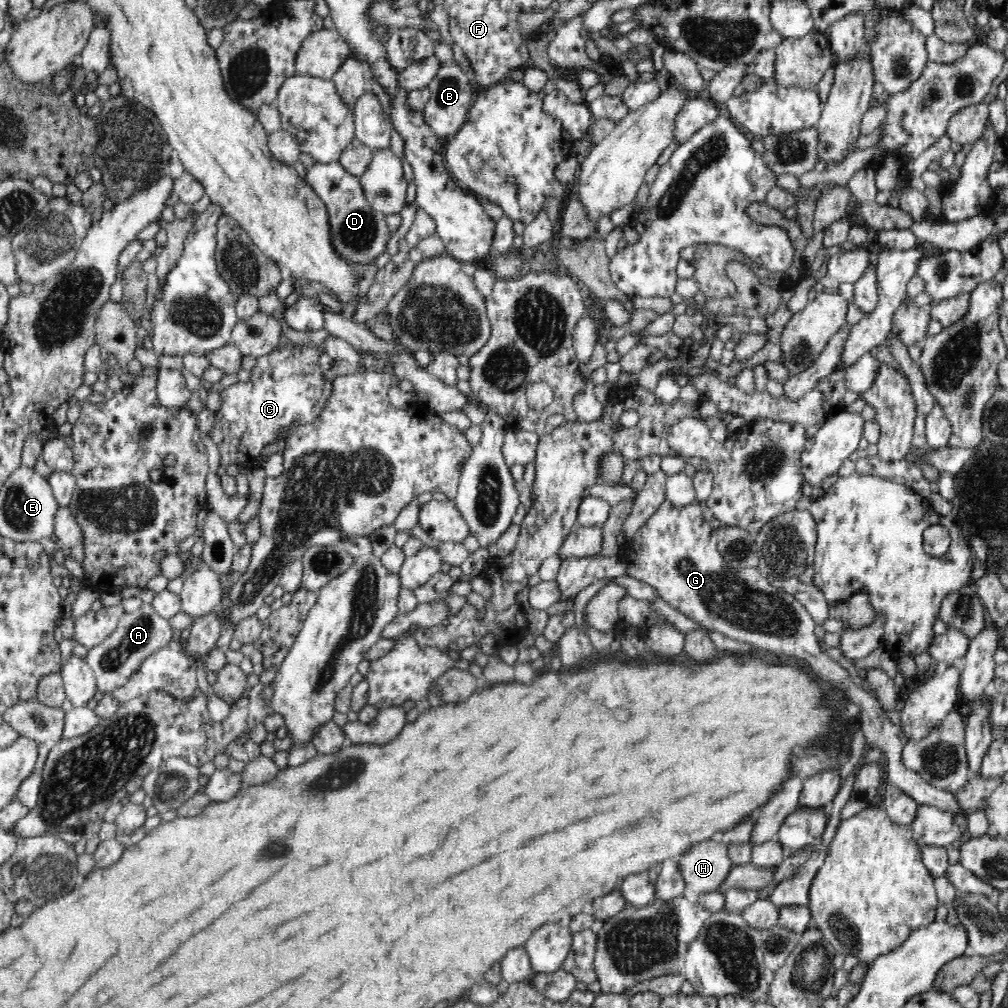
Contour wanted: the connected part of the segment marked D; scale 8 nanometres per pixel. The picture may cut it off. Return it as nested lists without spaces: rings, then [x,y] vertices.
[[[340,161],[330,164],[316,162],[308,170],[306,181],[312,185],[320,199],[326,203],[333,246],[347,260],[355,262],[355,265],[368,264],[375,262],[377,258],[386,252],[387,244],[392,234],[388,229],[385,214],[375,211],[366,200],[359,176],[354,176],[346,171],[346,168],[344,168]]]

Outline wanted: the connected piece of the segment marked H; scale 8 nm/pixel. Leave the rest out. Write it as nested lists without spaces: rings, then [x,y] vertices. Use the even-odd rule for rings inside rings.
[[[719,838],[706,840],[676,860],[685,888],[696,894],[717,890],[734,866],[727,854],[727,845]]]

